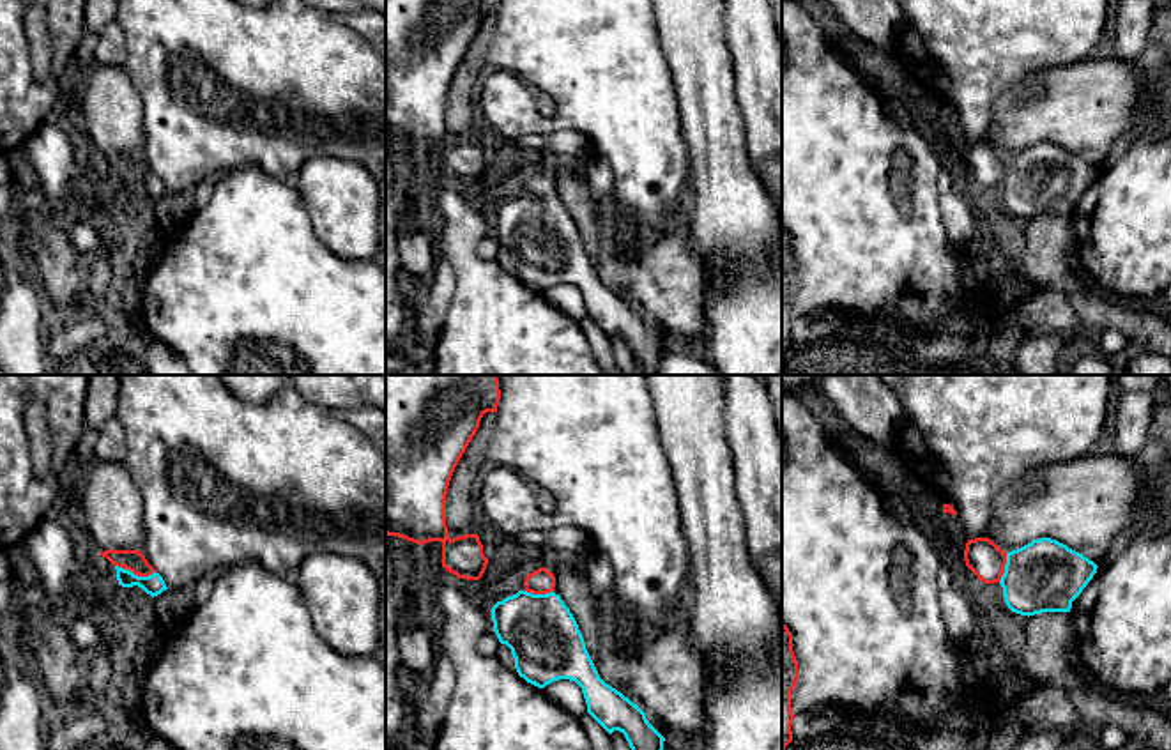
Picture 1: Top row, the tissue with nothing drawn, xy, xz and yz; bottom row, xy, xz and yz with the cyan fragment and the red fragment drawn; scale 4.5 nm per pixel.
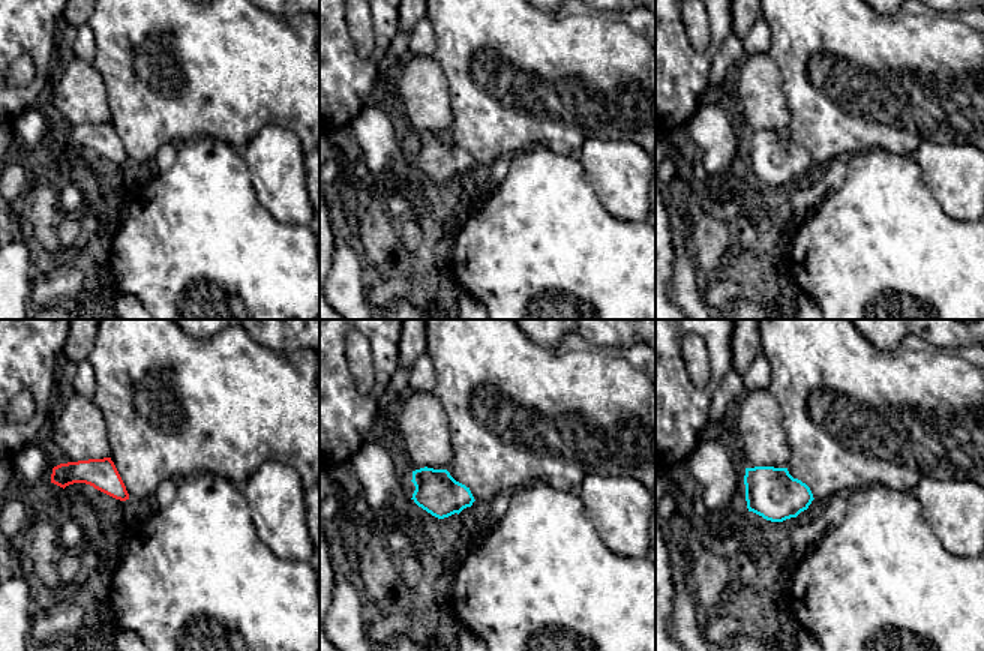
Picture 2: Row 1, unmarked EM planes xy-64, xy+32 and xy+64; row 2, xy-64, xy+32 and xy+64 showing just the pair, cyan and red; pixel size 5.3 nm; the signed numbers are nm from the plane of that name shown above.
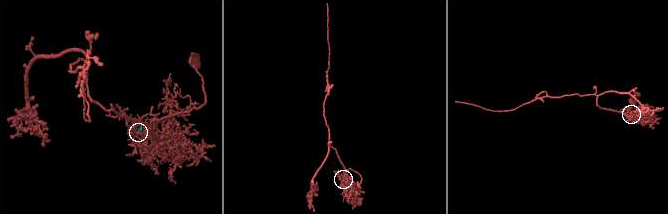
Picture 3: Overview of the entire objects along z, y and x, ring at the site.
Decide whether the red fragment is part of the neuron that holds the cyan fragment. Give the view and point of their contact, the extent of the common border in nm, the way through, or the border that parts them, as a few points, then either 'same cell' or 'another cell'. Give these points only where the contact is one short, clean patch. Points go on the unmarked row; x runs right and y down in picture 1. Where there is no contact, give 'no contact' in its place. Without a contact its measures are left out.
meets cyan in xy at (133, 177); contact 190 nm long; runs through xy (153, 188), (144, 179), (133, 177), (135, 165); same cell

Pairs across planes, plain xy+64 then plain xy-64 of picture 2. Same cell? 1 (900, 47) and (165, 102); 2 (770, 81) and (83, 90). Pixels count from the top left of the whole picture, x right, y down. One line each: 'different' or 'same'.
1: same
2: same

